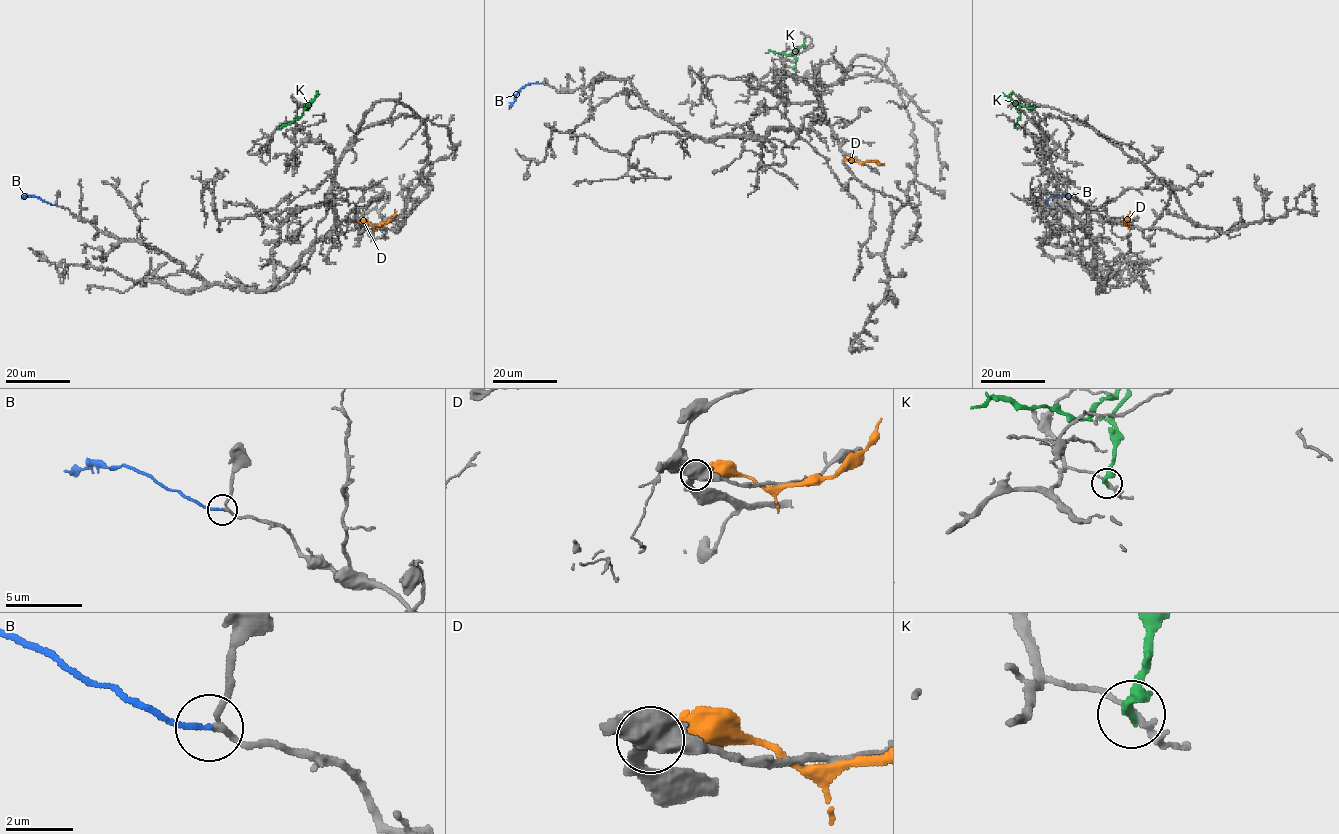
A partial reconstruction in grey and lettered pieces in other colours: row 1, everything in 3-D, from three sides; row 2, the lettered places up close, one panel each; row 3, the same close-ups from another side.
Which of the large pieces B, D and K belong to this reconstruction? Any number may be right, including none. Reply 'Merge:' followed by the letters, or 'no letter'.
Merge: B

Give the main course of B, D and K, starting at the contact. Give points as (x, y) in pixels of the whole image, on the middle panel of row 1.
B: (542, 83), (529, 83), (521, 88), (509, 108)
D: (845, 159), (883, 164)
K: (794, 69), (795, 51), (788, 55), (766, 53)

